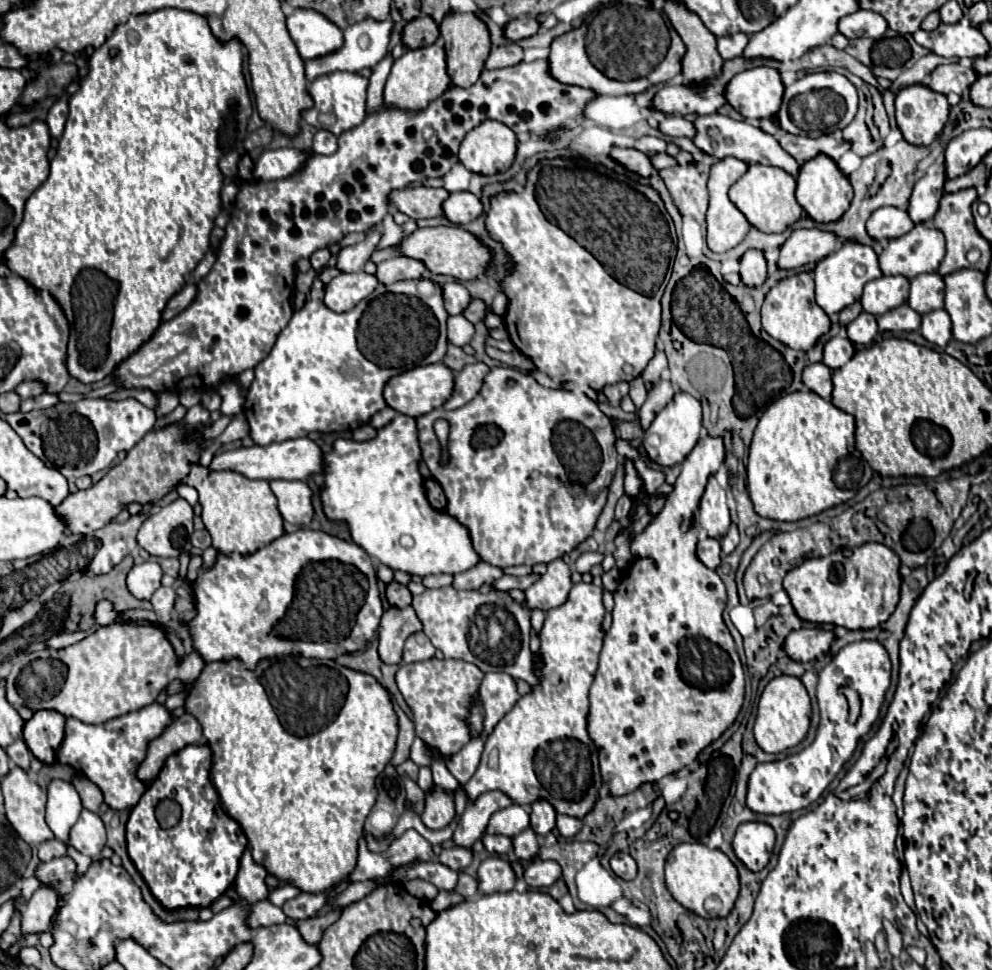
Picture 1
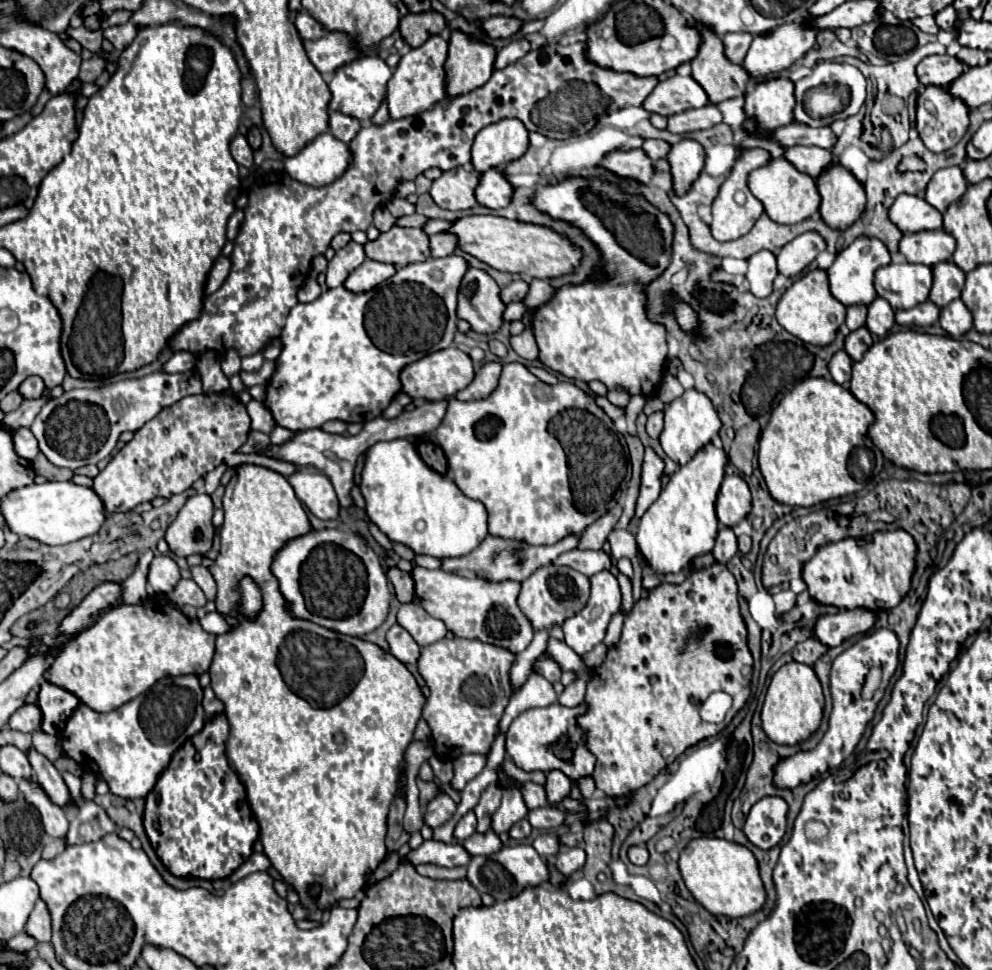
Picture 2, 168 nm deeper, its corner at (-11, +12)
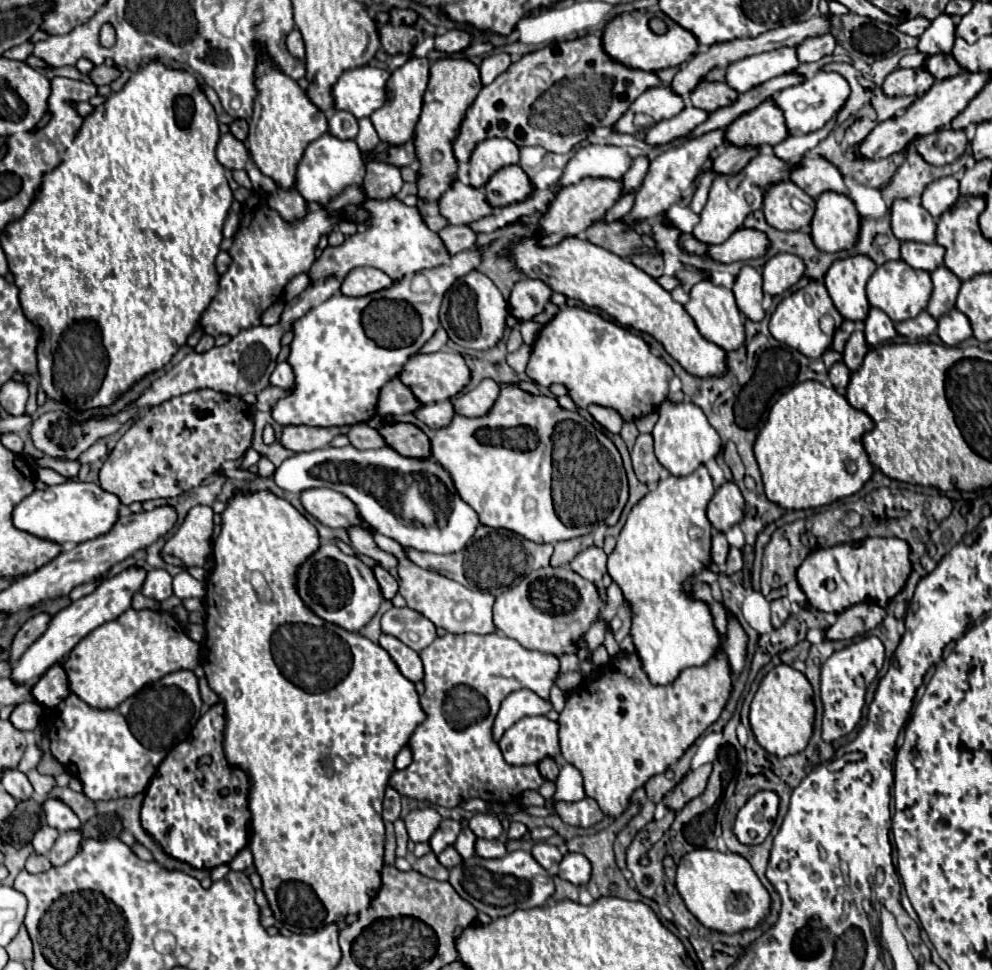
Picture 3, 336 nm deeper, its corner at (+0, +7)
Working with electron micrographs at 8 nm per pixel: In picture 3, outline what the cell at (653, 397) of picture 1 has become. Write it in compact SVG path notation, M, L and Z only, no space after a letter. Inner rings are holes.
M639 434L637 436L635 448L631 450L631 460L633 460L633 470L641 482L653 484L659 480L659 472L663 466L657 462L657 458L653 454L651 434Z

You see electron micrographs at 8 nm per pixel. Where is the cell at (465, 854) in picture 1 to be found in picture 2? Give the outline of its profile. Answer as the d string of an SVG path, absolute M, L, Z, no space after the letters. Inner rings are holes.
M494 831L474 833L462 845L470 855L492 855L492 853L498 853L502 849L502 841Z

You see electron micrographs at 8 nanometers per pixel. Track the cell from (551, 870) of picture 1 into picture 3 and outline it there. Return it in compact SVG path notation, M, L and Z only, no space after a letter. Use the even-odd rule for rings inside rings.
M569 852L559 862L559 874L557 876L563 880L569 880L571 884L587 884L589 876L591 876L591 864L585 856Z

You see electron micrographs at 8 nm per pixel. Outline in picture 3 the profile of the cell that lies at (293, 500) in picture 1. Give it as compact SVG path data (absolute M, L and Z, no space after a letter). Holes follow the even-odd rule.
M309 488L299 496L303 508L325 526L347 528L351 524L359 524L355 504L331 488Z

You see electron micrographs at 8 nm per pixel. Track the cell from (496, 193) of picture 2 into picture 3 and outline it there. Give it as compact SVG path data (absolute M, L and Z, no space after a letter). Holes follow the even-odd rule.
M505 166L489 178L489 182L485 184L485 192L489 206L503 208L507 204L525 200L533 192L533 188L527 174L519 166Z

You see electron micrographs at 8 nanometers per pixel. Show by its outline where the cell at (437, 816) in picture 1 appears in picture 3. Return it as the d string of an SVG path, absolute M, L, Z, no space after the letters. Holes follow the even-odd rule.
M431 806L411 810L405 818L405 826L413 842L427 842L433 836L433 832L439 828L439 822L441 822L441 816Z

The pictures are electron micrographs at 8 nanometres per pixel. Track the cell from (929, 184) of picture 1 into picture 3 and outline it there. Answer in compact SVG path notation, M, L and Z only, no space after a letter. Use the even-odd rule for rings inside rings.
M953 176L933 180L921 196L923 208L937 220L947 208L951 208L959 198L959 182Z

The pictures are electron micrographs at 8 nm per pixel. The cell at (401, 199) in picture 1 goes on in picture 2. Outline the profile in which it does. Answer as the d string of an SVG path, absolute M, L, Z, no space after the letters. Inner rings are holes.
M456 167L452 171L442 173L442 177L432 183L430 195L442 209L464 211L472 209L478 203L474 195L476 187L478 177L474 173L464 171L462 167Z

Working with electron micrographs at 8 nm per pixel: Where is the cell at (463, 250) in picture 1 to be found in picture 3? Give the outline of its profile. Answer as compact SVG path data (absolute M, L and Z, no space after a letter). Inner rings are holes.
M535 232L527 238L513 240L505 256L513 260L515 268L533 280L545 280L553 292L561 292L569 298L577 298L587 306L601 308L613 316L619 324L631 326L639 332L651 334L663 344L663 348L693 376L721 376L725 374L725 350L717 344L709 344L693 324L693 318L685 308L671 298L671 294L659 286L649 274L627 262L625 258L591 244L589 240L579 240L577 236L567 236L555 246L541 246L539 238L543 234Z

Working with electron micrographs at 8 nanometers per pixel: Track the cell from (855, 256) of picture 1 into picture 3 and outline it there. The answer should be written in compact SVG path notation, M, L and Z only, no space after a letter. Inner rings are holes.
M849 256L835 260L825 274L825 286L839 314L853 322L863 322L869 312L865 284L877 264L869 256Z

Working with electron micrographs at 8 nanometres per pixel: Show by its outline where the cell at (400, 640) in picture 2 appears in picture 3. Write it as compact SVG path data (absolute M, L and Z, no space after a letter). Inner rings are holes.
M381 634L379 644L381 644L381 648L387 650L387 654L397 664L399 672L405 678L409 678L411 682L419 682L423 678L423 664L415 650L411 650L401 640L397 640L395 636L389 636L389 634Z

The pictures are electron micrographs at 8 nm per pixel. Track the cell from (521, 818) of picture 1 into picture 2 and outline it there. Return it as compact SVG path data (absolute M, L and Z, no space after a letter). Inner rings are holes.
M506 789L502 795L502 805L492 815L492 829L500 835L506 833L514 823L524 819L528 815L528 809L524 805L522 793L518 789Z

